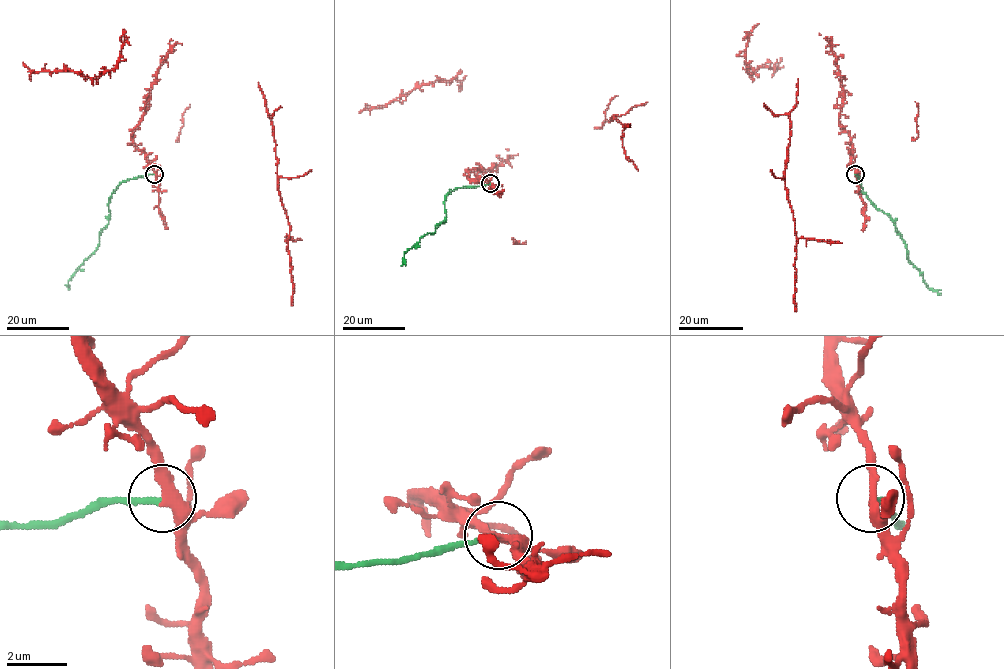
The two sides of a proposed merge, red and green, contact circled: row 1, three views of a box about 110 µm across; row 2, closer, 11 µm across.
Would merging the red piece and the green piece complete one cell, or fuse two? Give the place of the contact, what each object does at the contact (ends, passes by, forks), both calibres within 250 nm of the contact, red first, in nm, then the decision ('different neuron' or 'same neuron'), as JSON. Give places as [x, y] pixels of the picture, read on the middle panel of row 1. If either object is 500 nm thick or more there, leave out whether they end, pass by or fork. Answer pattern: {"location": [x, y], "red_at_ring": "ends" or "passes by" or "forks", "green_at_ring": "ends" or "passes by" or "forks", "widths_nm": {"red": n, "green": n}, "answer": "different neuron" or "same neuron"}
{"location": [490, 183], "red_at_ring": "passes by", "green_at_ring": "ends", "widths_nm": {"red": 320, "green": 180}, "answer": "different neuron"}

